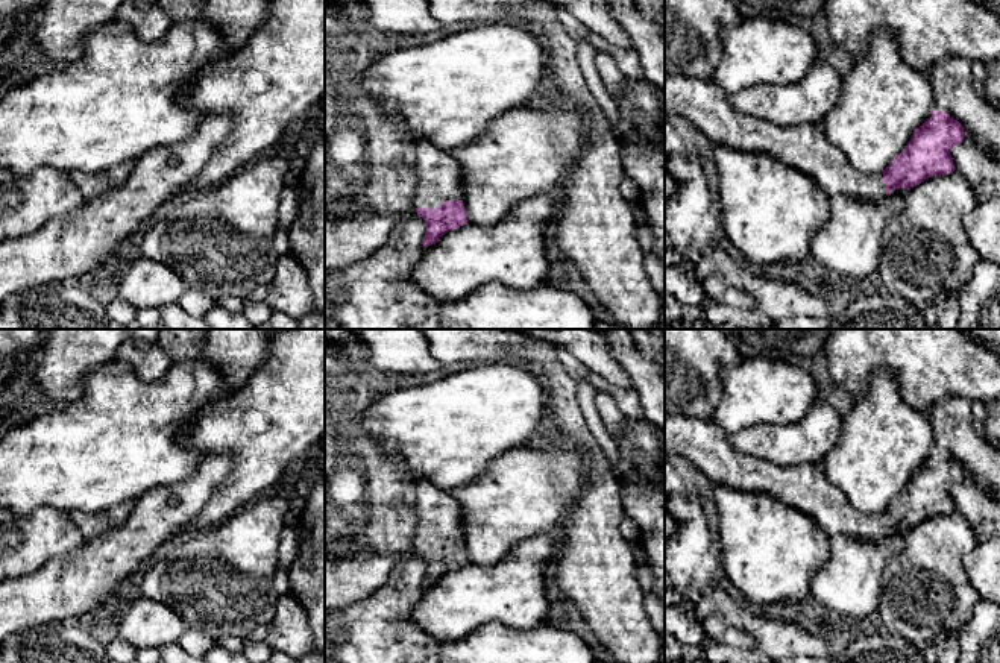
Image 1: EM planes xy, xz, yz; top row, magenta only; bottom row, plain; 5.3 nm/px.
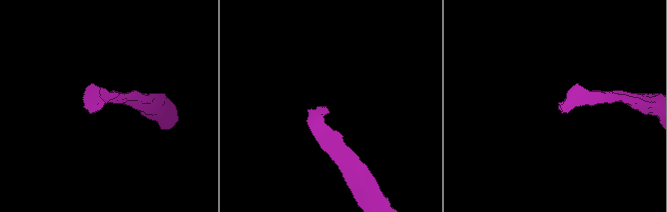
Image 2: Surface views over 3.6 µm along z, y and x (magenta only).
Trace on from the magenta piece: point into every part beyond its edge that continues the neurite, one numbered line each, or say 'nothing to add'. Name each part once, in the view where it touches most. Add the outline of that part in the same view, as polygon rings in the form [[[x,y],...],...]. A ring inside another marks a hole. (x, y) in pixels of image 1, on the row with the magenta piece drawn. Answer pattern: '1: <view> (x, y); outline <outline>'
1: xz (437, 175); outline [[[426,140],[416,144],[414,208],[436,209],[443,202],[461,200],[461,168],[448,150]]]

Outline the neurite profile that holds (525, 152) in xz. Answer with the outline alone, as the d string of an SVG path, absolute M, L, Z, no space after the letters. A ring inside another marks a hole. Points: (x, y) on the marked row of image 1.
M536 100L495 118L476 140L449 150L461 168L467 225L492 226L524 200L554 193L584 146L584 120L558 102Z

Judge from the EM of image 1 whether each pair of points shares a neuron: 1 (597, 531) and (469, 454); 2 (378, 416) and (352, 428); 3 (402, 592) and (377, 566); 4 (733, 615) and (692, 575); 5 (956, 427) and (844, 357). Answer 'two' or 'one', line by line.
1: two
2: two
3: two
4: two
5: two

